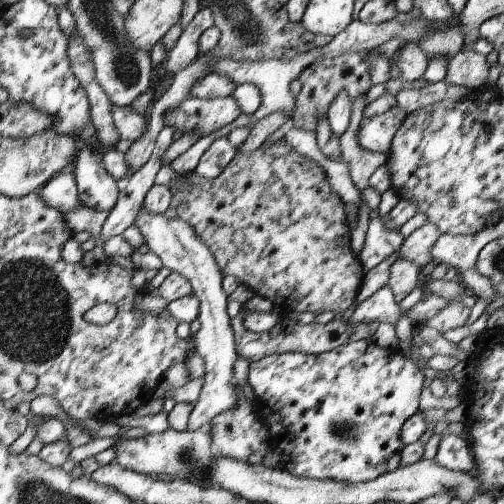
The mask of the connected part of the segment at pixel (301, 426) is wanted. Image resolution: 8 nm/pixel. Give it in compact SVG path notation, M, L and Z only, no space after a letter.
M373 338L367 340L357 340L357 342L349 342L341 348L335 348L331 352L323 352L323 354L303 354L303 352L285 352L285 354L271 354L265 356L257 362L249 362L249 374L247 374L247 384L253 392L253 404L257 414L261 416L263 424L267 426L267 430L271 428L271 438L287 438L287 448L283 448L283 456L287 458L285 464L279 464L279 468L287 470L291 476L297 478L309 478L309 480L331 480L337 484L365 484L371 482L383 474L389 474L393 470L397 470L401 466L401 450L405 448L405 444L401 442L401 428L405 424L407 418L411 418L417 412L417 404L419 404L419 392L423 390L423 386L427 384L425 376L421 376L419 368L403 358L399 348L379 348L375 344Z

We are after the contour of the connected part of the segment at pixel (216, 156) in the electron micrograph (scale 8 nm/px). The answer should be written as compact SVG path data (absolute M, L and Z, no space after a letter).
M221 136L209 144L209 148L203 152L203 156L199 158L199 164L193 172L199 174L201 178L213 180L223 172L223 168L233 160L235 154L237 154L237 148L229 144L227 136Z

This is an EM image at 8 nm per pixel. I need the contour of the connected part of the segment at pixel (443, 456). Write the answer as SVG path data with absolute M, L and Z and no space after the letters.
M445 436L439 440L437 456L433 458L437 464L441 464L447 470L455 472L475 472L475 458L473 450L469 448L469 442L461 440L459 436Z

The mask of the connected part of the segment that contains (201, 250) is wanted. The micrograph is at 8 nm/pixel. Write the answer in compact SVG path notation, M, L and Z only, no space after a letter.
M139 210L135 216L133 226L143 234L145 246L149 252L153 252L163 268L169 268L171 272L183 274L193 290L193 296L199 300L199 314L197 314L197 324L193 330L193 350L201 354L205 360L205 376L203 376L203 386L199 392L199 402L193 406L189 422L187 422L187 432L195 432L201 426L207 426L217 414L223 414L231 408L235 408L237 402L237 392L235 392L235 376L233 376L233 362L237 358L237 346L235 346L235 334L231 328L231 318L227 314L227 298L221 290L221 270L209 252L209 248L203 244L203 240L195 234L191 224L181 222L179 218L169 220L163 214L149 214L145 210Z

